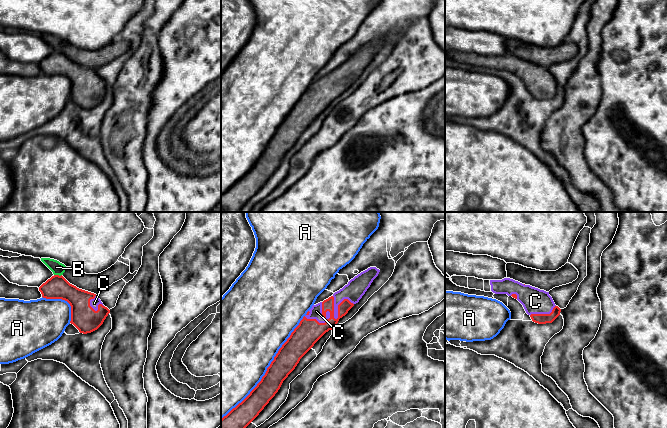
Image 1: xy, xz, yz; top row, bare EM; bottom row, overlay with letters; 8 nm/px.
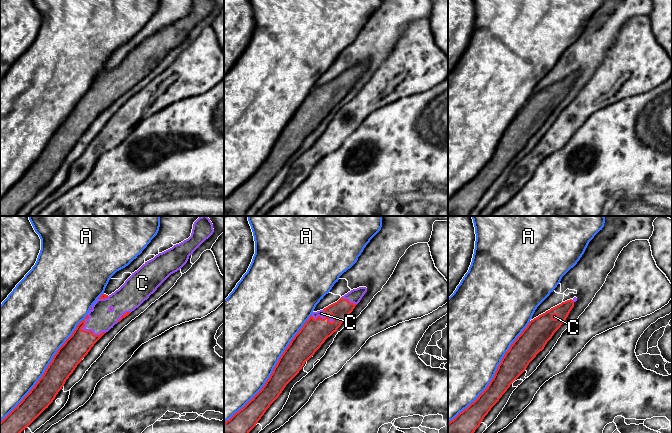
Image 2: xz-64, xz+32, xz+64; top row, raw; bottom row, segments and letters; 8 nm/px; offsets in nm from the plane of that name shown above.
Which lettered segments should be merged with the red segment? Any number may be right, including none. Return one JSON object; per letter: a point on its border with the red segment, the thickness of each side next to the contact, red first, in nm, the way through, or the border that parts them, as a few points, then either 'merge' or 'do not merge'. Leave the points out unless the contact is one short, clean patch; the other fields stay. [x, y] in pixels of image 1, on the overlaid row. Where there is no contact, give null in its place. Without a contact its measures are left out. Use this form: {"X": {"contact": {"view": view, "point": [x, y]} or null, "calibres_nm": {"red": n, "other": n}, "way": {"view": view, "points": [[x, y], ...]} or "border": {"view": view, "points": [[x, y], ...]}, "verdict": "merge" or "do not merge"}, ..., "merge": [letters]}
{"A": {"contact": {"view": "xz", "point": [269, 366]}, "calibres_nm": {"red": 190, "other": 480}, "verdict": "do not merge"}, "B": {"contact": {"view": "xy", "point": [58, 275]}, "calibres_nm": {"red": 190, "other": 100}, "border": {"view": "xy", "points": [[54, 274], [61, 275]]}, "verdict": "do not merge"}, "C": {"contact": {"view": "xz", "point": [318, 322]}, "calibres_nm": {"red": 200, "other": 100}, "verdict": "merge"}, "merge": ["C"]}

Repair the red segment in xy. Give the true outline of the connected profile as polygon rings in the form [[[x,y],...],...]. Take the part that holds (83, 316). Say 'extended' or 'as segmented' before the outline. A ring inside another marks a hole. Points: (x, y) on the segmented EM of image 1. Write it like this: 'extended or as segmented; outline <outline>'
extended; outline [[[62,275],[52,276],[39,291],[43,298],[67,301],[71,306],[70,323],[83,334],[97,330],[110,313],[96,294],[77,288]]]

